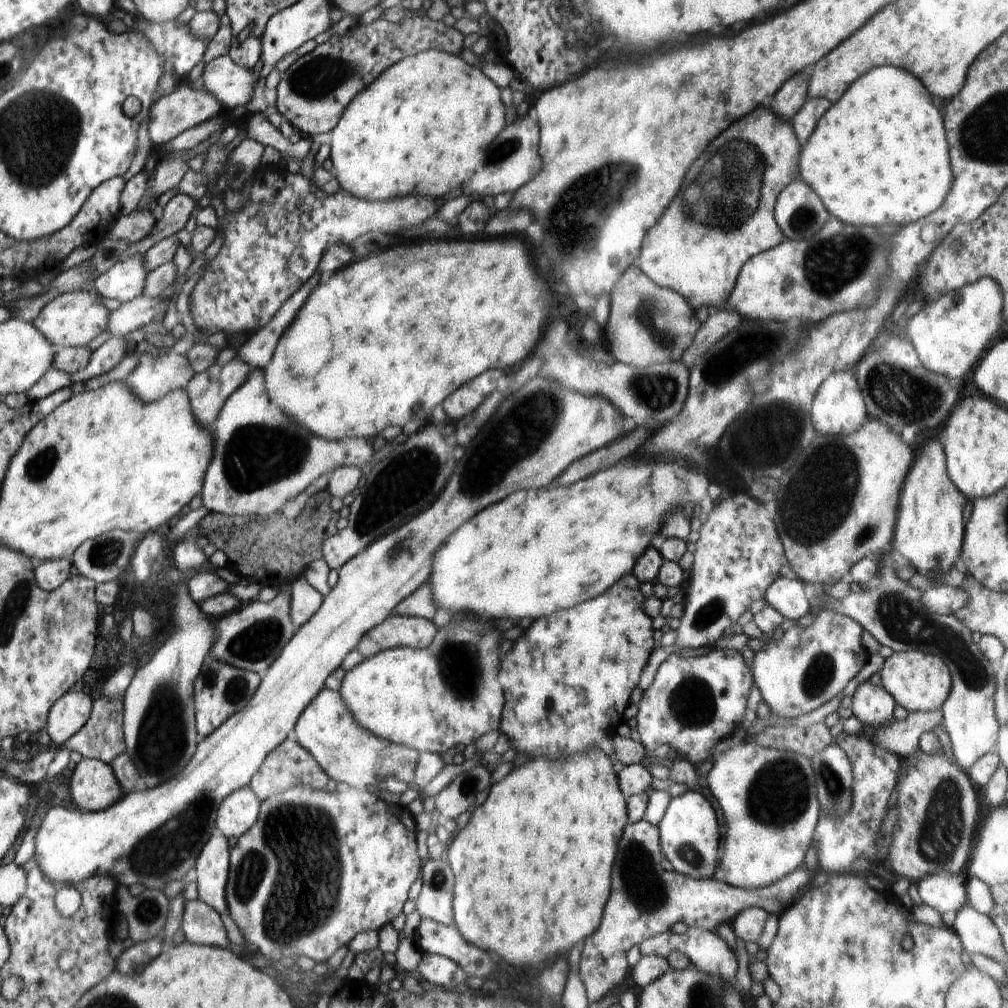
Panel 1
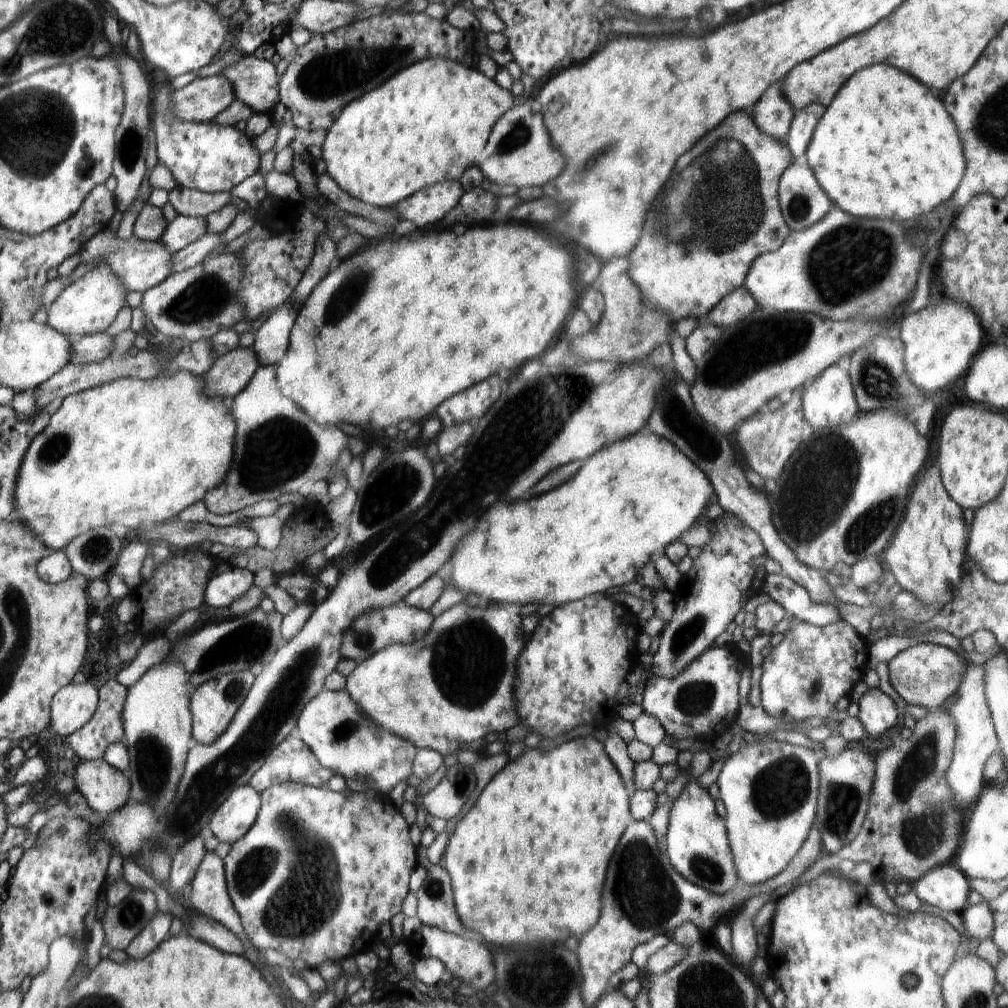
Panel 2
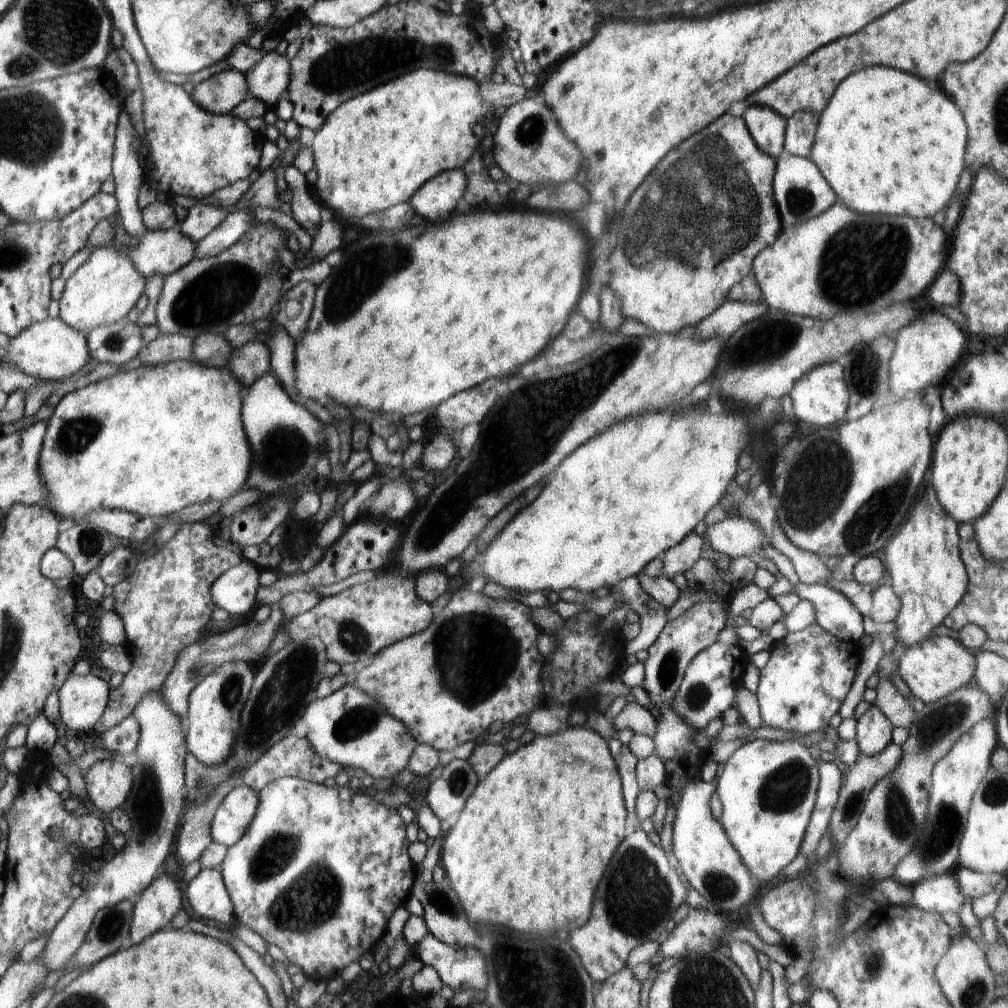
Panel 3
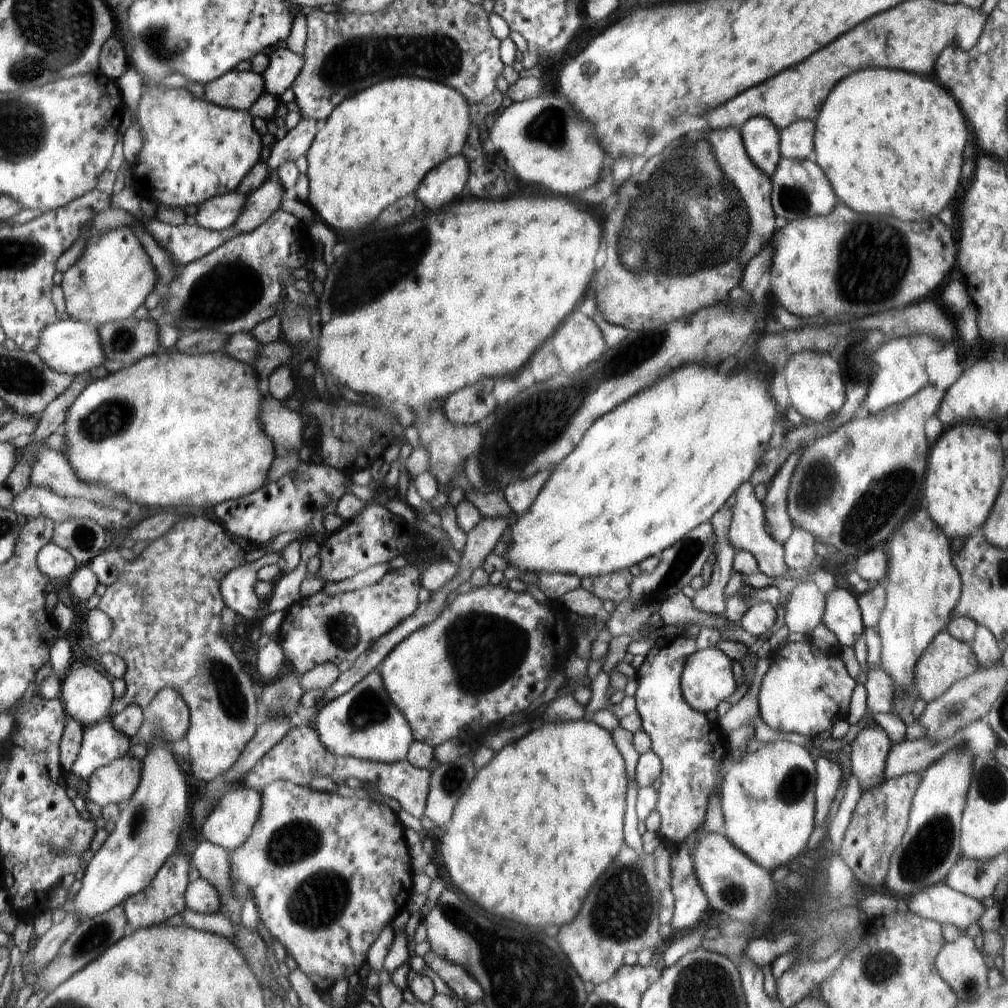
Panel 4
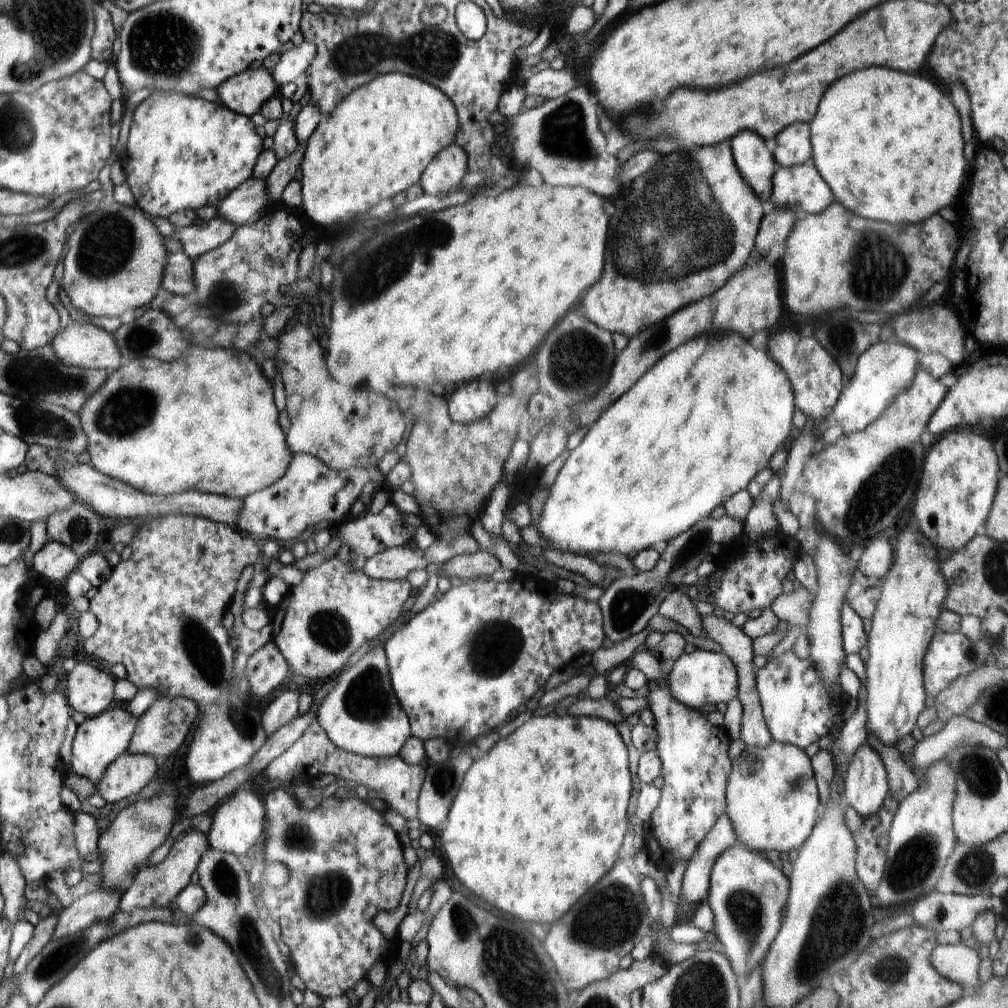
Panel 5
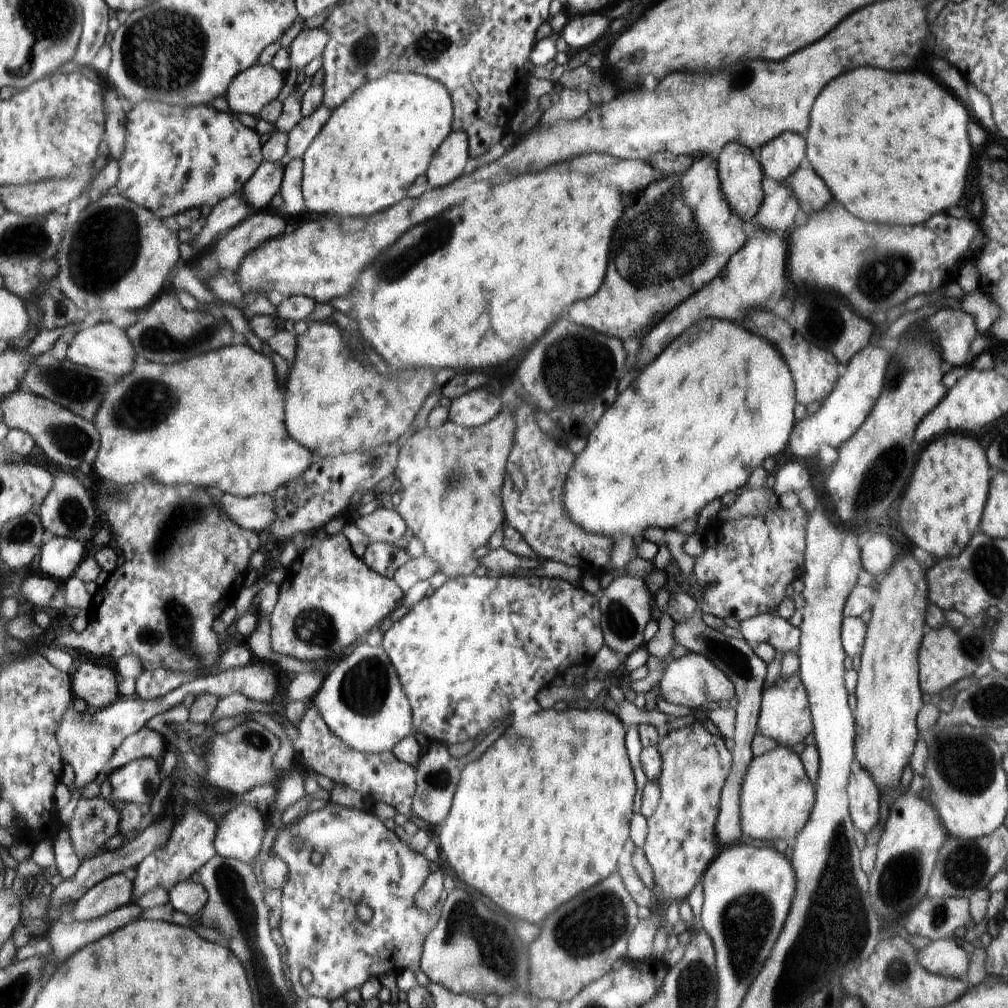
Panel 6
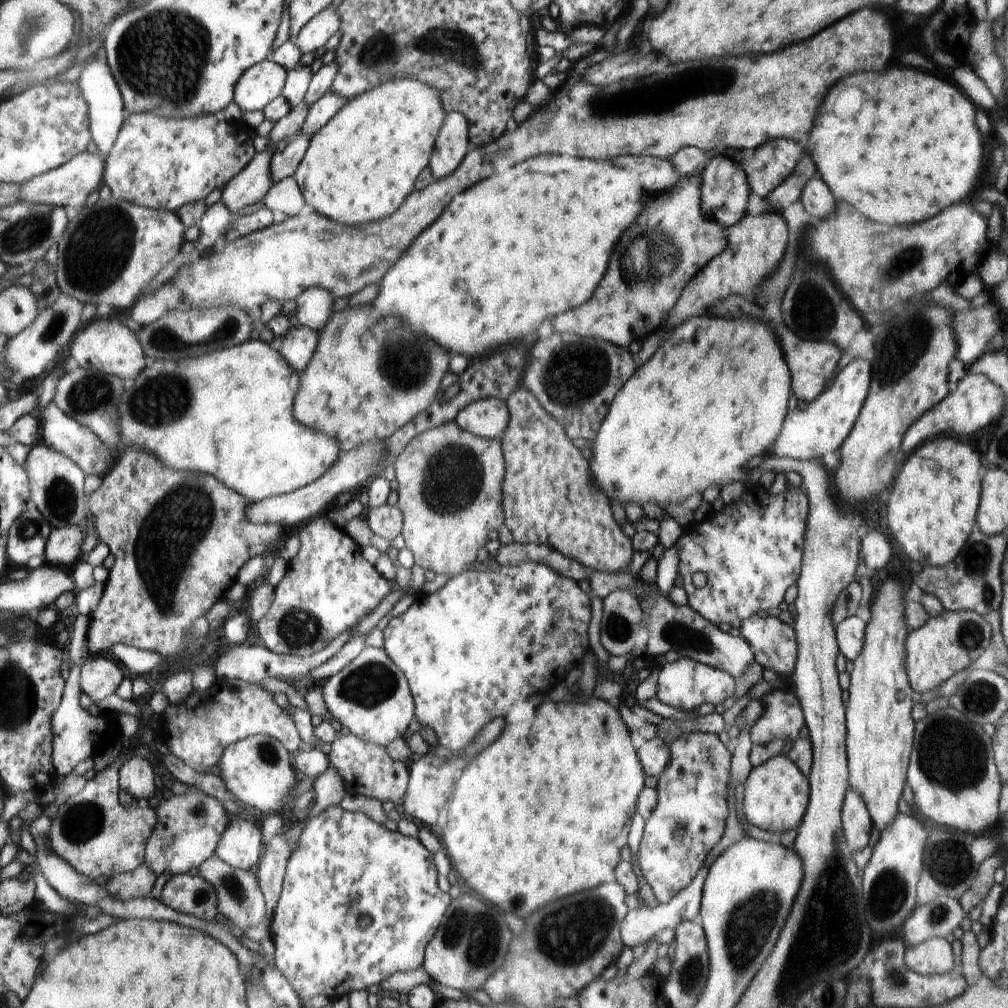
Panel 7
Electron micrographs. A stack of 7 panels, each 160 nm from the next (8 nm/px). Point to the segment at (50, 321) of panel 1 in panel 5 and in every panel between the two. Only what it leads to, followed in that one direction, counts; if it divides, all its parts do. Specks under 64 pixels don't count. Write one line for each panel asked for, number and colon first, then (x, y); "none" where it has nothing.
2: (89, 305)
3: (106, 287)
4: (112, 278)
5: (115, 261)

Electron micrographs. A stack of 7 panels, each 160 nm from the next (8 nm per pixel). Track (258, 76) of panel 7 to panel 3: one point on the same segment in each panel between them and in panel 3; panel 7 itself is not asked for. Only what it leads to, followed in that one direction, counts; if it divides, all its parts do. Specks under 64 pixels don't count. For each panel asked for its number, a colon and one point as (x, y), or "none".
3: (220, 94)
4: (239, 90)
5: (245, 93)
6: (251, 91)

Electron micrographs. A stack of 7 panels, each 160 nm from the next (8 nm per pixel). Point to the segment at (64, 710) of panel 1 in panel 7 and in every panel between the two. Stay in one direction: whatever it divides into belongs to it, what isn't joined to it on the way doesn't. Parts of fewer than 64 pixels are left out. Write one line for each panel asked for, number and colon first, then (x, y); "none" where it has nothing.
2: (74, 705)
3: (83, 699)
4: (86, 694)
5: (90, 692)
6: (95, 686)
7: (99, 677)

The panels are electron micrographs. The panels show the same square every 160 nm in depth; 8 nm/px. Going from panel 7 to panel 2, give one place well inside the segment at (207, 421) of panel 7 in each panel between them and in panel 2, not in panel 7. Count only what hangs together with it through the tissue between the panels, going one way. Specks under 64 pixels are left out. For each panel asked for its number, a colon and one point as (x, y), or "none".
2: (131, 454)
3: (151, 441)
4: (137, 430)
5: (145, 422)
6: (220, 424)

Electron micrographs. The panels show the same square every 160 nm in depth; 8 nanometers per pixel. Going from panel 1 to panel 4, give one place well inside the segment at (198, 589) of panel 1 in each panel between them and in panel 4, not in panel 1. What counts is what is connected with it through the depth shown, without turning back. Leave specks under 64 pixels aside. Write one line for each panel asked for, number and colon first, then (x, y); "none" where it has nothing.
2: (224, 588)
3: (235, 592)
4: (239, 595)

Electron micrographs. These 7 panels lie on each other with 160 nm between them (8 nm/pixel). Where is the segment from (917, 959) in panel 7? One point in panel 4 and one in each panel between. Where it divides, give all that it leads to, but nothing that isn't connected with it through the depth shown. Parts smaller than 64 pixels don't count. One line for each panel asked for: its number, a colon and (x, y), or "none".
4: (959, 963)
5: (959, 963)
6: (944, 957)

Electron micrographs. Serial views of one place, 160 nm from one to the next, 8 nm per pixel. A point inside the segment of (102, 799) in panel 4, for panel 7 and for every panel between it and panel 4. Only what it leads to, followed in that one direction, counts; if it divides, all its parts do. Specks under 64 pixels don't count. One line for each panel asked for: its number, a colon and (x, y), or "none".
5: (130, 772)
6: (137, 782)
7: (136, 776)

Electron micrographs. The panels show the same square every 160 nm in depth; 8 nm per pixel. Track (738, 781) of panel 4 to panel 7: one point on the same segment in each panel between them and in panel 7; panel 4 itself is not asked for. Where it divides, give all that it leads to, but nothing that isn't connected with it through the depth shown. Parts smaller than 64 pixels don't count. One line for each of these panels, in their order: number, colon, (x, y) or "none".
5: (771, 798)
6: (776, 798)
7: (776, 796)

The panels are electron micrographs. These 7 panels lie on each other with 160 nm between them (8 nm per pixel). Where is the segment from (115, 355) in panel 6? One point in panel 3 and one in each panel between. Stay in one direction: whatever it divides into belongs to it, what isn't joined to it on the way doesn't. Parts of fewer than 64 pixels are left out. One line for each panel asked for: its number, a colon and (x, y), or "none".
3: (51, 350)
4: (69, 346)
5: (84, 345)

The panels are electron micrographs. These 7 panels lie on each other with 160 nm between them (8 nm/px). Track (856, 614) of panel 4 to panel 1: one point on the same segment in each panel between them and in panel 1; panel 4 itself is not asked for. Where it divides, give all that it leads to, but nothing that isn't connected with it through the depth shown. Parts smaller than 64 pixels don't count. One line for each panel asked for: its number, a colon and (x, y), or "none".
1: (790, 598)
2: (796, 600)
3: (835, 613)

